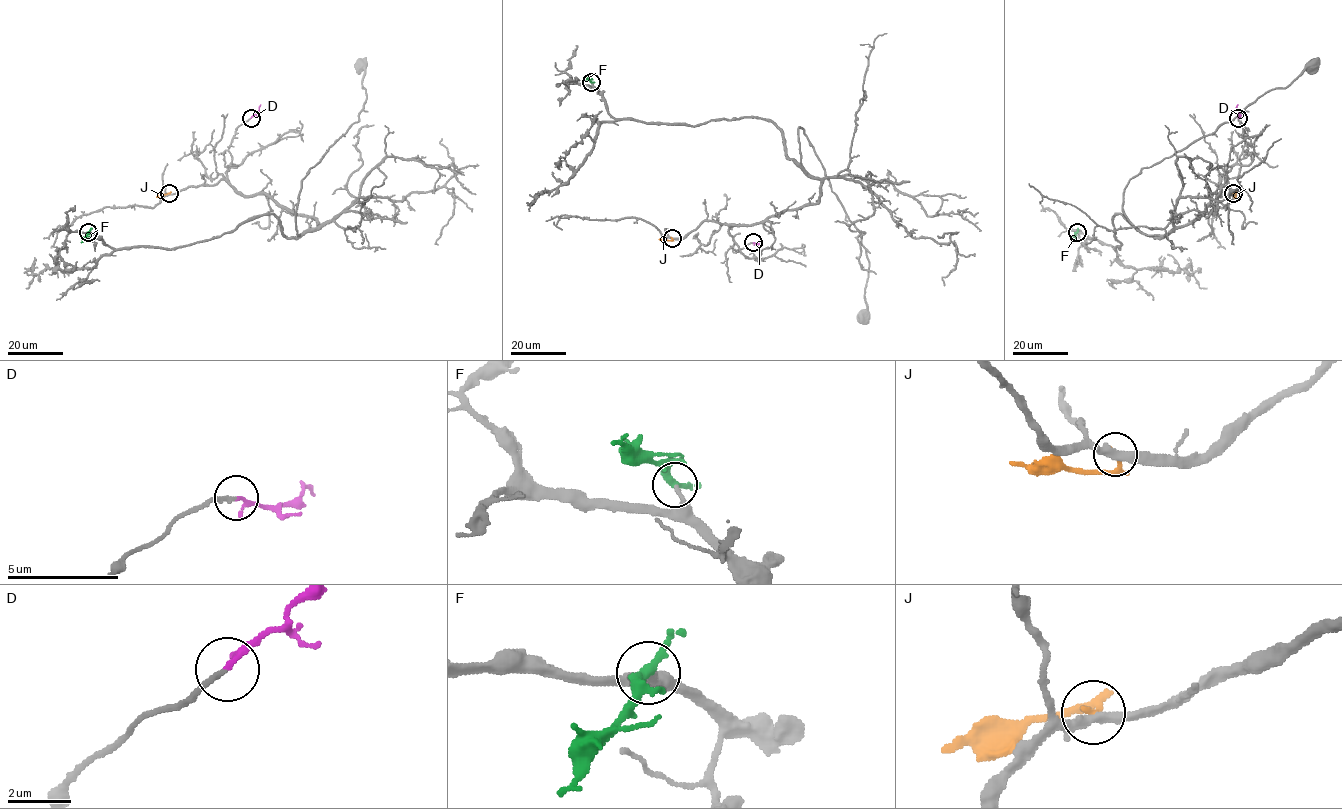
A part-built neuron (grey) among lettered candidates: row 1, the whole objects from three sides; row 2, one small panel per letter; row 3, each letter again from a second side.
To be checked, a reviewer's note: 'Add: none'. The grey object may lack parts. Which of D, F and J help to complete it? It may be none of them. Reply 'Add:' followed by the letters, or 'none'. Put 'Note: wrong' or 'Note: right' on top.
Note: wrong
Add: D

